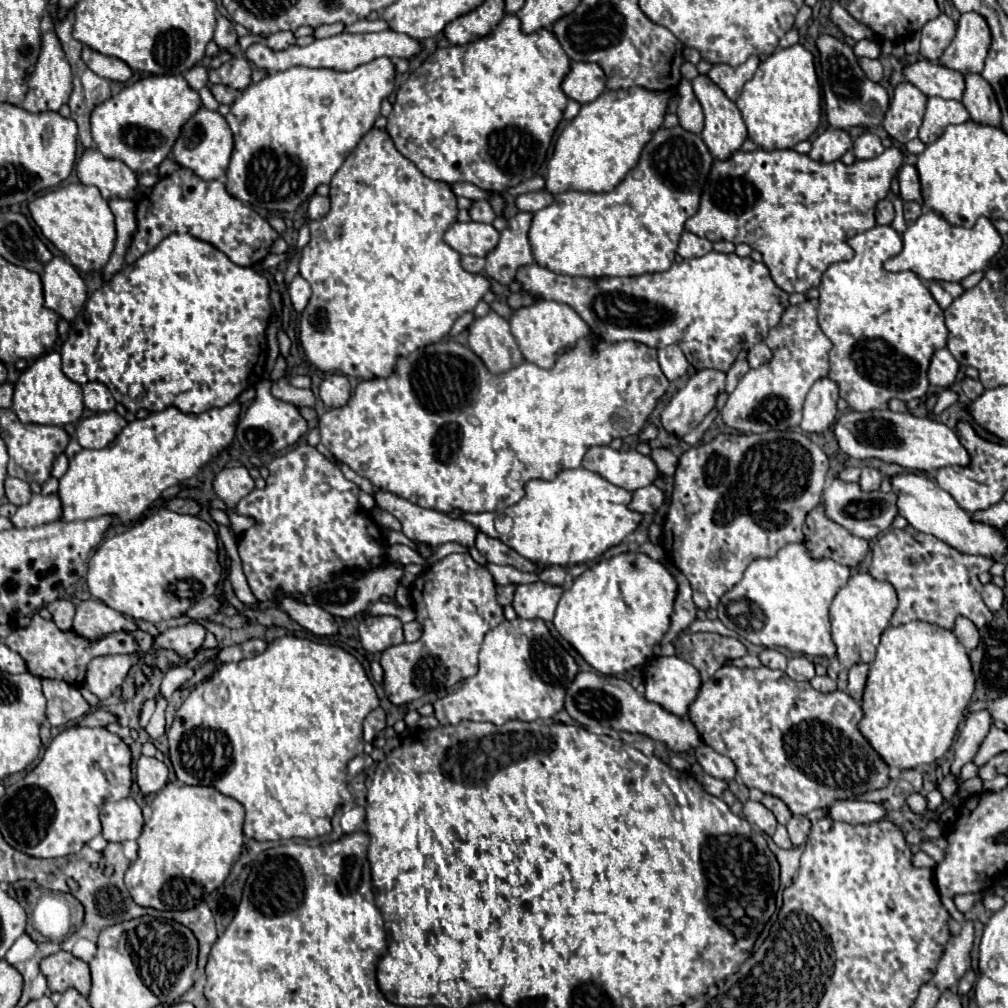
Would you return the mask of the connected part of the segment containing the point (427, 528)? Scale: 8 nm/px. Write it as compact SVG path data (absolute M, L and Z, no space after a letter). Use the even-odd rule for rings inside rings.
M378 490L374 498L376 498L376 504L378 504L382 510L394 514L394 516L400 520L402 532L404 532L410 540L414 540L414 542L424 542L424 544L428 544L428 546L432 546L432 548L436 548L436 546L440 546L440 544L444 544L444 542L458 542L458 544L464 544L464 546L474 546L478 528L472 526L472 524L468 524L468 522L464 522L464 520L460 520L460 518L450 518L448 514L442 514L442 512L436 512L436 510L420 508L418 504L412 504L412 502L400 498L400 496L396 496L396 494L390 494L390 492L380 492L380 490Z

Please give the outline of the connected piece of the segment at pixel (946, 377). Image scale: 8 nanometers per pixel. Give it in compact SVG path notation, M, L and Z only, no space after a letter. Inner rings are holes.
M942 348L942 350L936 350L932 356L928 380L932 386L950 388L956 382L958 370L960 370L960 364L954 360L954 356L946 348Z

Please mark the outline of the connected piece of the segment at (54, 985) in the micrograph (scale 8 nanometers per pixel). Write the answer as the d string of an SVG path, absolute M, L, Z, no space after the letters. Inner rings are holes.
M56 952L46 956L40 962L42 974L48 978L48 988L52 992L66 992L68 988L76 988L82 996L90 992L90 968L84 960L72 956L70 952Z

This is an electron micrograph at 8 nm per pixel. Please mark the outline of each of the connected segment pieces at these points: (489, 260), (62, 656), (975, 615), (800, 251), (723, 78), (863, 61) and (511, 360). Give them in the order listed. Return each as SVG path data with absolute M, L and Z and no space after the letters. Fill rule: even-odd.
M518 212L514 218L510 218L508 226L500 232L498 246L486 256L486 274L504 286L516 278L520 266L534 262L528 244L530 222L530 212Z
M34 614L26 628L14 630L6 638L6 646L24 658L30 674L34 674L38 678L64 680L74 686L80 686L84 682L86 666L92 658L110 656L110 654L132 654L138 650L136 638L126 630L112 632L100 640L88 640L88 638L76 634L74 630L60 630L52 620L44 620L40 614Z
M906 526L904 530L892 528L876 542L868 572L872 578L886 580L896 588L898 608L892 616L892 626L924 620L952 630L958 614L968 616L978 628L992 620L992 612L982 602L982 584L978 580L978 574L990 570L992 564L994 562L984 556L956 552L942 540Z
M894 146L886 148L876 158L856 160L850 166L840 160L828 164L816 162L808 154L798 154L796 150L736 150L726 160L714 160L700 194L700 208L692 218L686 220L686 230L708 238L710 242L728 240L734 244L748 244L764 256L764 264L768 266L772 280L784 292L806 294L810 288L820 286L820 278L830 264L852 260L854 250L850 248L848 238L876 226L876 204L888 196L890 182L900 166L902 152Z
M750 56L744 64L740 64L738 68L732 68L728 64L714 64L712 70L708 72L708 76L712 78L714 84L718 84L724 94L730 98L730 100L738 100L744 84L754 76L756 68L760 64L760 58L758 56Z
M860 58L860 66L864 68L866 76L874 82L882 80L882 64L878 60L870 60L870 58Z
M492 310L472 320L468 326L468 346L484 360L492 374L506 372L524 360L508 322Z

